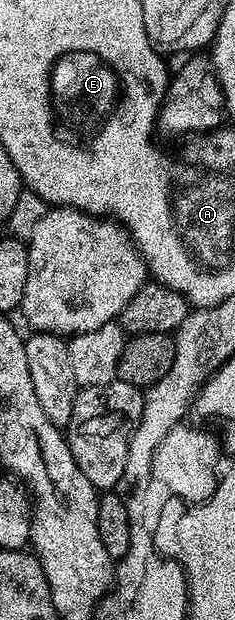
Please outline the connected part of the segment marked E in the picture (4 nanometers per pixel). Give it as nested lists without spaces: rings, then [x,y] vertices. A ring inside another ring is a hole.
[[[61,49],[61,53],[49,61],[49,69],[45,69],[45,109],[49,109],[49,134],[53,141],[62,141],[69,149],[93,149],[93,145],[105,137],[105,129],[113,125],[113,117],[121,113],[121,105],[125,105],[125,77],[121,77],[121,69],[117,69],[109,57],[101,57],[97,49]]]

